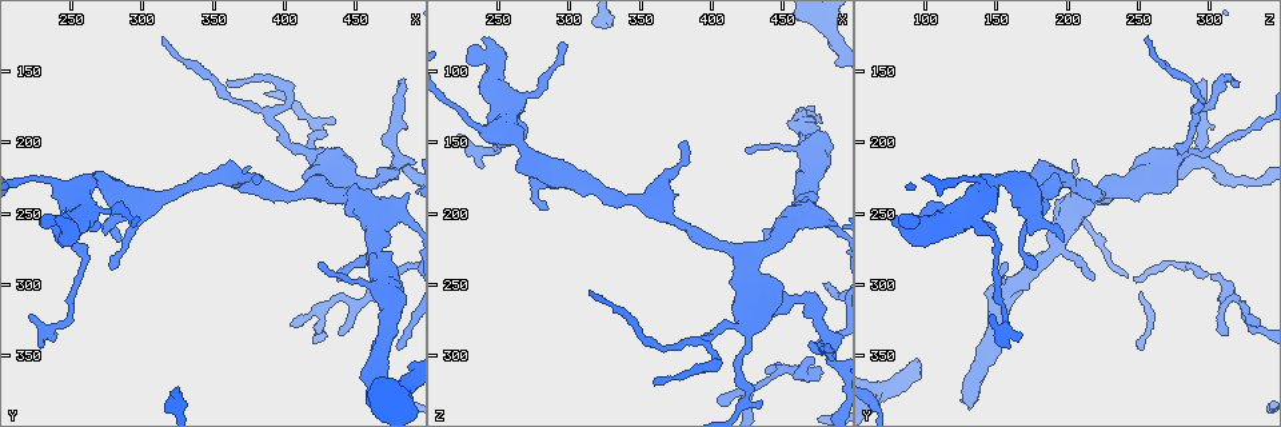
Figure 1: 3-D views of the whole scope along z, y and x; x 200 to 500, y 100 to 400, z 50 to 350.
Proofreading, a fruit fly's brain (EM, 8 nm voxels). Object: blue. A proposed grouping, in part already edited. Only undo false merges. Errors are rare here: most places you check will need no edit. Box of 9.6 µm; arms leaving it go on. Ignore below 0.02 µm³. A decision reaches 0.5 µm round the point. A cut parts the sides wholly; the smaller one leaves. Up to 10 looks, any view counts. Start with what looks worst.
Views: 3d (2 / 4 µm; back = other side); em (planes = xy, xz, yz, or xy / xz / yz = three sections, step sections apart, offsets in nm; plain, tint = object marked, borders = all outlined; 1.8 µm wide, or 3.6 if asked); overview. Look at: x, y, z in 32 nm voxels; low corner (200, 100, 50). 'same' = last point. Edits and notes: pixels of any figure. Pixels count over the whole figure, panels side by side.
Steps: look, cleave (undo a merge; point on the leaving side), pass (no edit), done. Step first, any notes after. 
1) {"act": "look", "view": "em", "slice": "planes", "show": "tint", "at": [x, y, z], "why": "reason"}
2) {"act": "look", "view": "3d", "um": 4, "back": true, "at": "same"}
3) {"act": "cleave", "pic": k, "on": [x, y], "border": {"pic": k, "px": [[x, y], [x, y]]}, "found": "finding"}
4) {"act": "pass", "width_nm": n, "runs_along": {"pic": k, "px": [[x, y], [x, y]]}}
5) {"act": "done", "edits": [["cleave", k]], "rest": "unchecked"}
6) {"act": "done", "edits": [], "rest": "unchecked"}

{"act": "look", "view": "em", "slice": "planes", "show": "plain", "at": [368, 226, 202], "why": "three-way junction"}

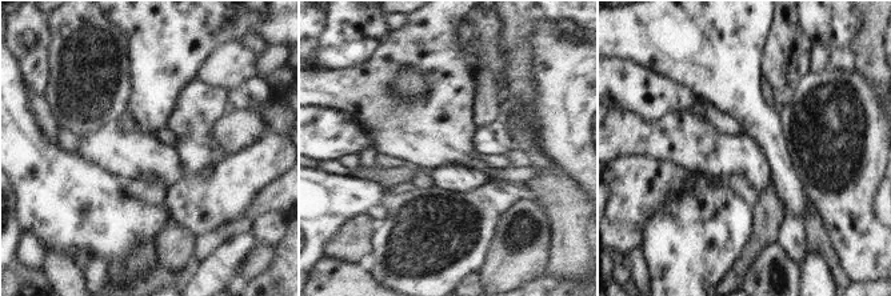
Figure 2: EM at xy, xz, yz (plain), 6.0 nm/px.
{"act": "look", "view": "em", "slice": "planes", "show": "tint", "at": "same", "why": "where the object lies"}

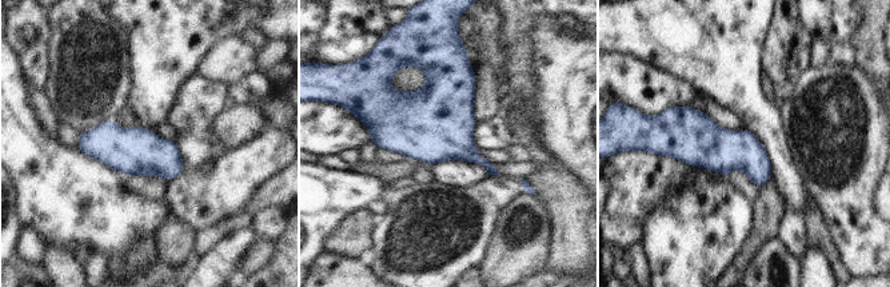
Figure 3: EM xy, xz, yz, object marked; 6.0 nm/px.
{"act": "pass", "found": "continuous, no second neuron"}

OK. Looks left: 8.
{"act": "look", "view": "em", "um": 3.6, "slice": "xy", "step": 16, "show": "tint", "at": [256, 246, 132], "why": "looks like a crossing"}

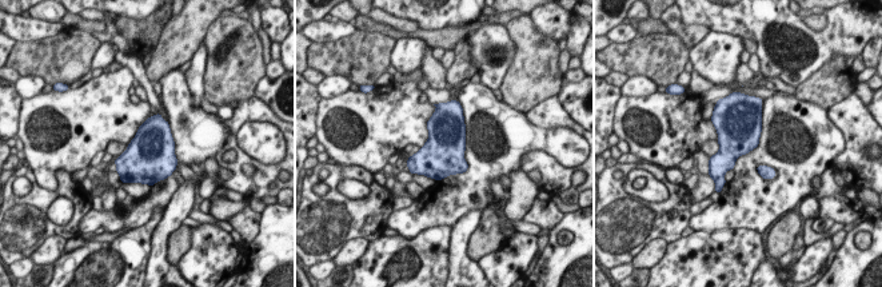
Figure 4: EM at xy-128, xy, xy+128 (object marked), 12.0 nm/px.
{"act": "pass", "found": "one neuron here"}

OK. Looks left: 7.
{"act": "look", "view": "3d", "um": 4, "at": [454, 314, 310]}

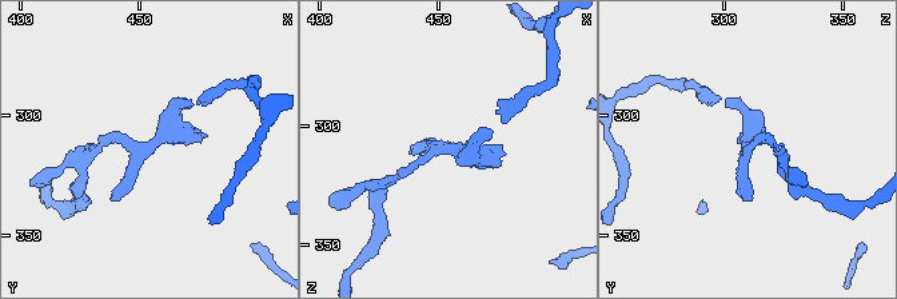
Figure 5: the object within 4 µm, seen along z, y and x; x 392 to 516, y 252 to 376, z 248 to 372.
{"act": "look", "view": "em", "slice": "planes", "show": "tint", "at": [452, 313, 310], "why": "need the tissue"}

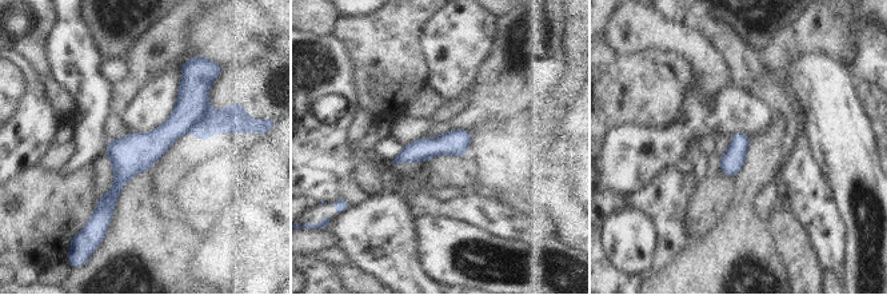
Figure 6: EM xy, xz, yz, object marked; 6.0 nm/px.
{"act": "pass", "runs_along": {"pic": 6, "px": [[219, 126], [175, 126], [99, 212]]}, "found": "one neuron here"}

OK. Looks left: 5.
{"act": "look", "view": "3d", "um": 4, "at": [404, 164, 302], "why": "sharp bend"}

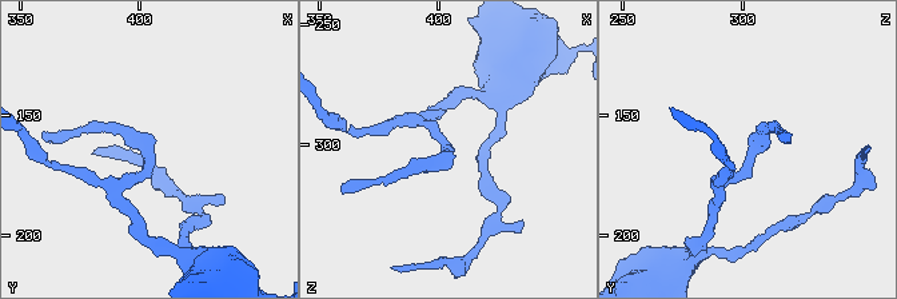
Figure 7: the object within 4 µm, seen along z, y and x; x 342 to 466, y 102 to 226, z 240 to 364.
{"act": "look", "view": "em", "slice": "yz", "step": 8, "show": "tint", "at": [404, 166, 305]}

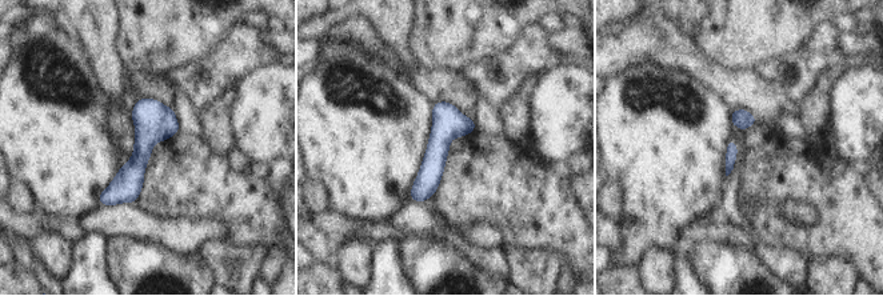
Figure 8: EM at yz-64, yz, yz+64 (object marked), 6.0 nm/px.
{"act": "look", "view": "em", "slice": "planes", "show": "tint", "at": "same"}

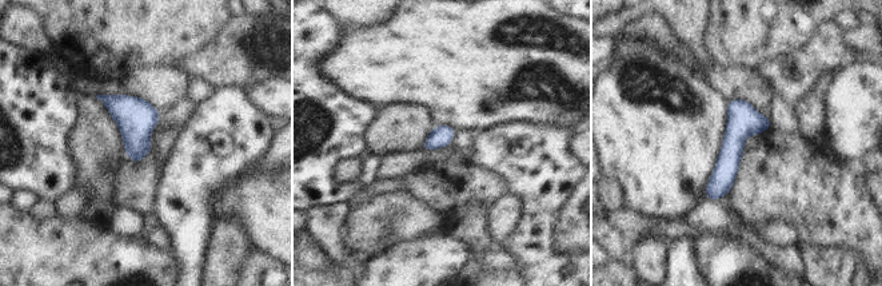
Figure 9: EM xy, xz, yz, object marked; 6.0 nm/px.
{"act": "pass", "runs_along": {"pic": 9, "px": [[739, 102], [727, 166], [709, 195]]}, "found": "continuous, no second neuron"}

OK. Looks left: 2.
{"act": "done", "edits": [], "rest": "unchecked"}

